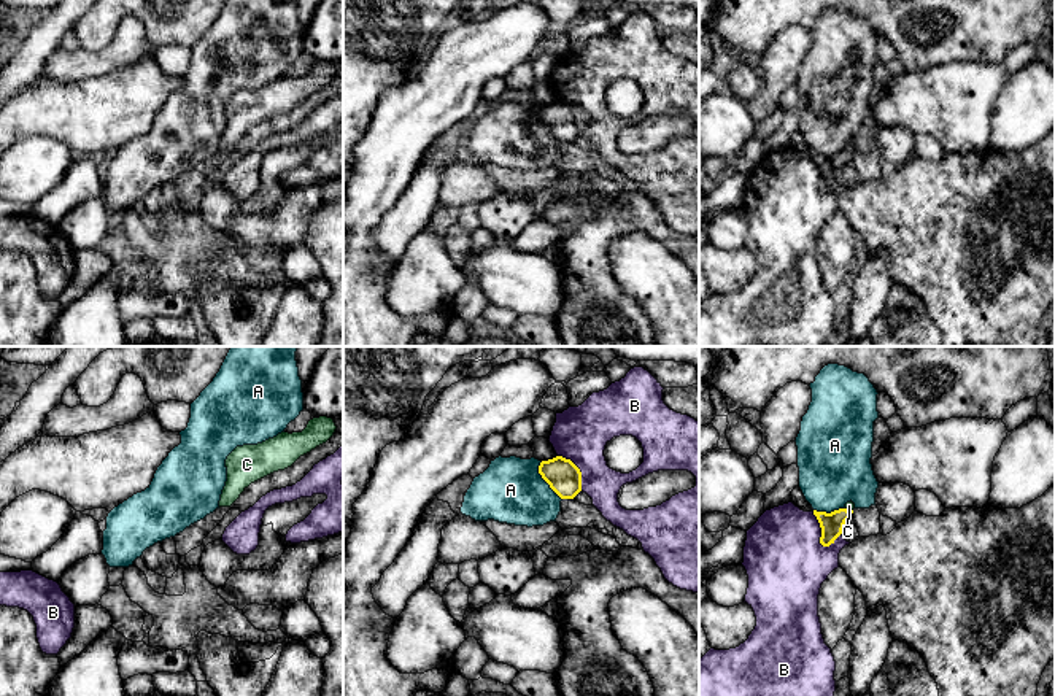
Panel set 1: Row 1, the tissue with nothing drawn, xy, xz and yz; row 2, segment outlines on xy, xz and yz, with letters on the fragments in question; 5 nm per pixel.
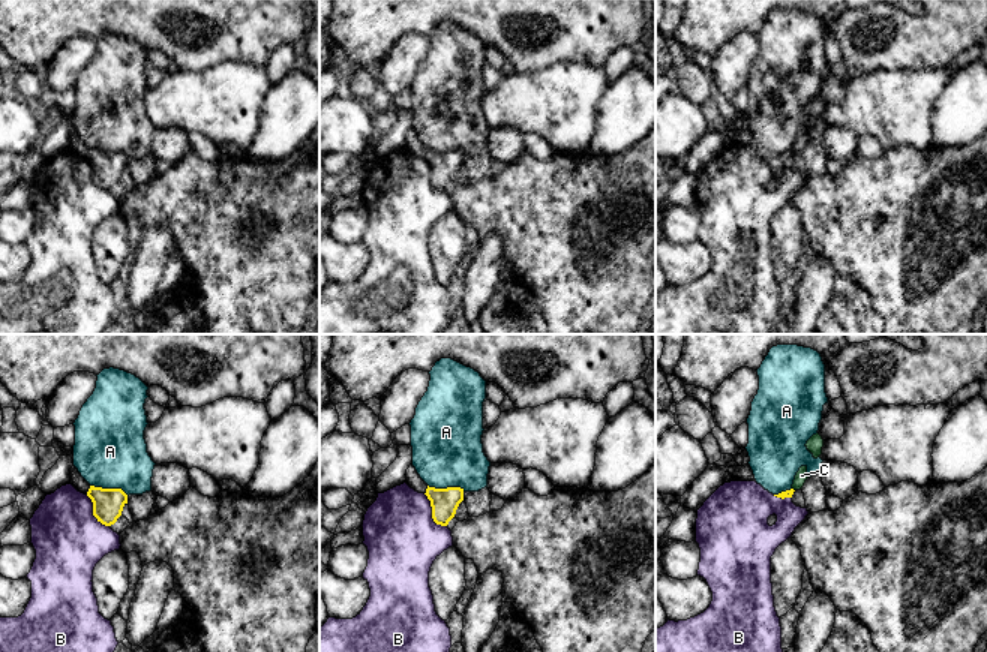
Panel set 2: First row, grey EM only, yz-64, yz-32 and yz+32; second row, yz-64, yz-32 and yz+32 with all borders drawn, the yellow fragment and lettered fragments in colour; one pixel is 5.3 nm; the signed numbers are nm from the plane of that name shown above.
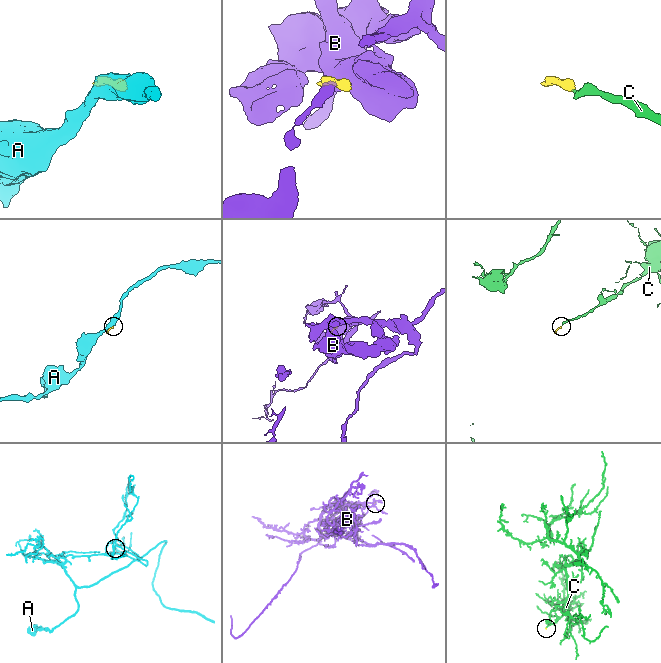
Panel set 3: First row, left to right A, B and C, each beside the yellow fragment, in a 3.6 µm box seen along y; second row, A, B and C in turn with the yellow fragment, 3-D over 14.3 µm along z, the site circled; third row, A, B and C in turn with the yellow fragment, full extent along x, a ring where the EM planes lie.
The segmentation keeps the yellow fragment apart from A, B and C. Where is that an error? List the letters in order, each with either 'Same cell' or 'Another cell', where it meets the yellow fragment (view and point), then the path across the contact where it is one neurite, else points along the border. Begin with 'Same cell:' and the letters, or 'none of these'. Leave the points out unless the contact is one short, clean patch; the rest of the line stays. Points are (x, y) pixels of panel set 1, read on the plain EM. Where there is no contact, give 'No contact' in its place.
Same cell: C
A: Another cell. Touches yellow at xz (544, 123). Boundary: xz (541, 105), (541, 121), (561, 143)
B: Another cell. Touches yellow at yz (822, 175). Boundary: yz (812, 156), (820, 172), (820, 186), (828, 191)
C: Same cell. Touches yellow at yz (849, 154). Path across: yz (831, 169), (849, 154), (849, 150)

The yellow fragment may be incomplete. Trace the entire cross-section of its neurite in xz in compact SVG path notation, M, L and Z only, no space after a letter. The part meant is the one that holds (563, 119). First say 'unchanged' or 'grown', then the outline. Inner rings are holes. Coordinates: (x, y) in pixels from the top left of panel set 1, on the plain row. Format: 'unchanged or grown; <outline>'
unchanged; M570 103L542 105L539 118L561 143L574 143L582 135L582 116Z

